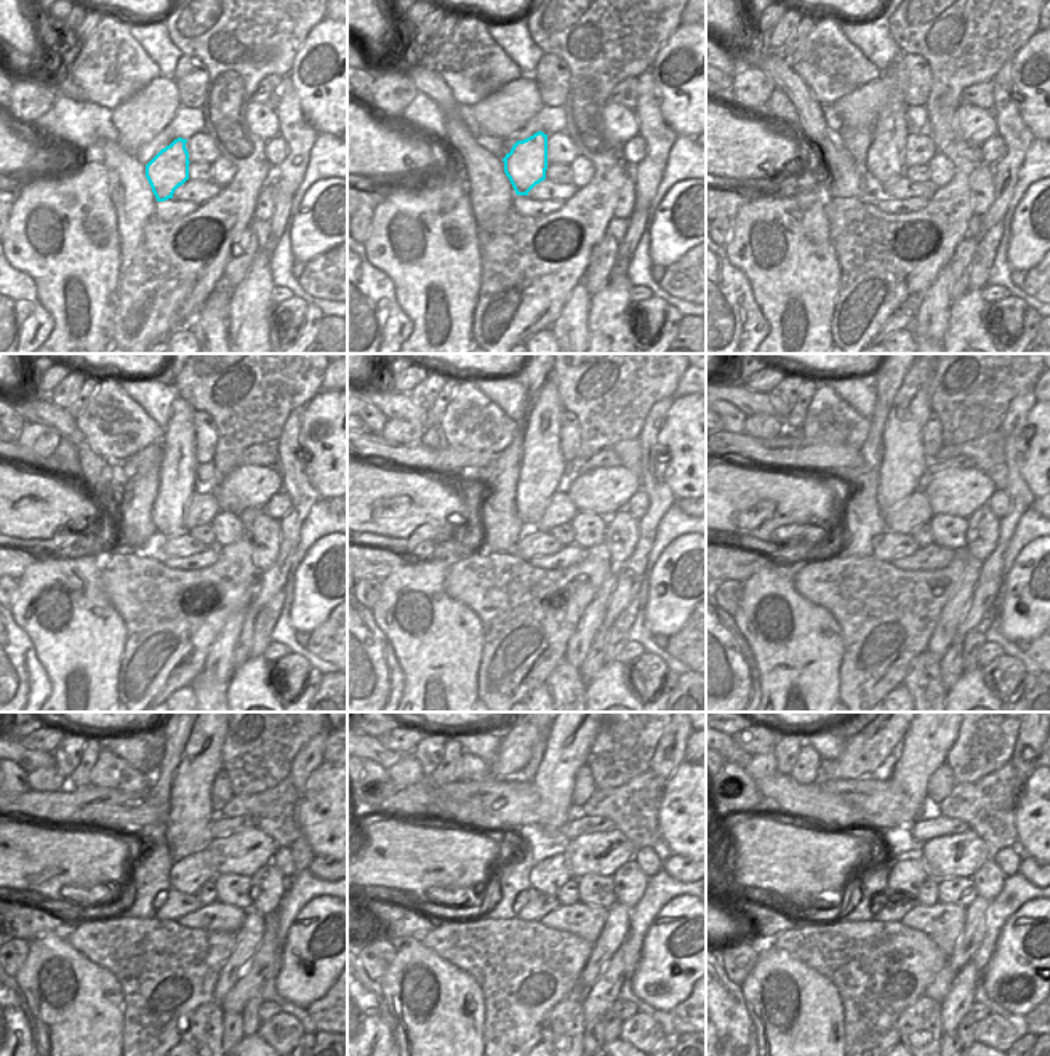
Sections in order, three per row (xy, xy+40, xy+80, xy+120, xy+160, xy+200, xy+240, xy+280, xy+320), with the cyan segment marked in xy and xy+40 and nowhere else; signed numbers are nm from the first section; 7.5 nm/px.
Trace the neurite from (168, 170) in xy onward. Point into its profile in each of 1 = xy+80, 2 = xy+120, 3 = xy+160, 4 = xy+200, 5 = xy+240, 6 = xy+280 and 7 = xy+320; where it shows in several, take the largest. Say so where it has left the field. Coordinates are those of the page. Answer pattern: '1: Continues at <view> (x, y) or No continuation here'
1: Continues at xy+80 (885, 160)
2: Continues at xy+120 (178, 469)
3: Continues at xy+160 (540, 476)
4: Continues at xy+200 (903, 469)
5: Continues at xy+240 (188, 826)
6: Continues at xy+280 (569, 744)
7: Continues at xy+320 (924, 749)

